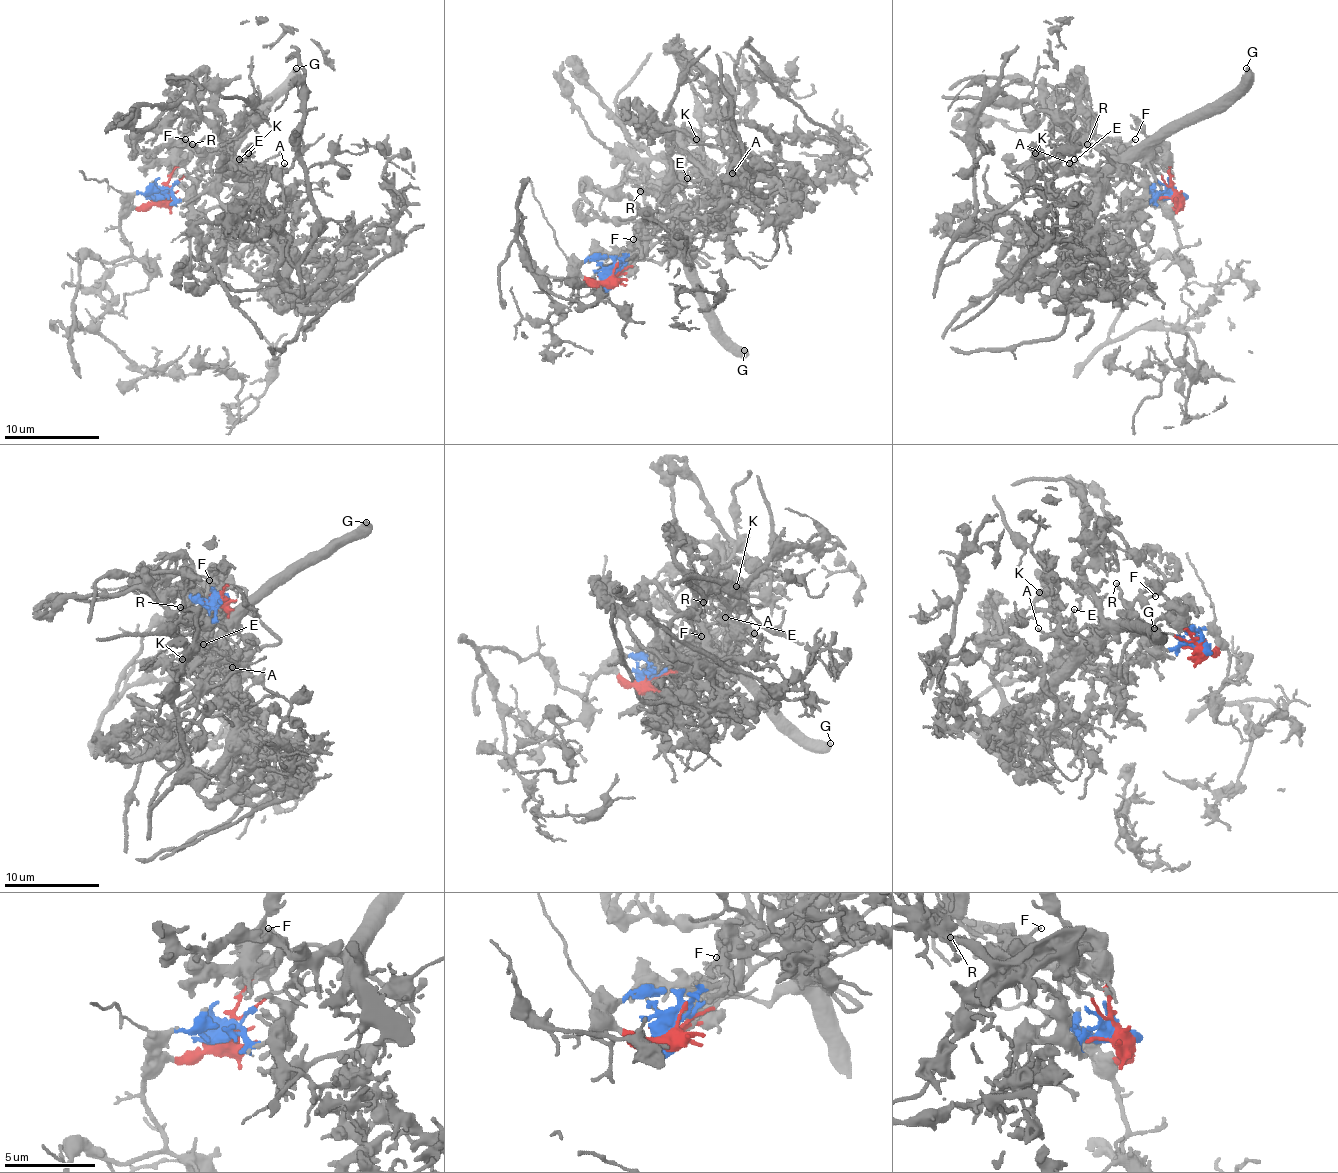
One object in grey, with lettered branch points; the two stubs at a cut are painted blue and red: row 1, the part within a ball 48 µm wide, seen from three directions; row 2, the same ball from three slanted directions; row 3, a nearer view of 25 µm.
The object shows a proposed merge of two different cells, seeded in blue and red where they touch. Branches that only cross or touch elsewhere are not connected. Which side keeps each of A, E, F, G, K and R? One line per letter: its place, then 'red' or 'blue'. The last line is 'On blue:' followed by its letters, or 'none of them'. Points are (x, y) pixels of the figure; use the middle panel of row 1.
A: (732, 173) | blue
E: (687, 178) | blue
F: (633, 239) | blue
G: (744, 350) | blue
K: (696, 139) | blue
R: (640, 191) | blue
On blue: A, E, F, G, K, R

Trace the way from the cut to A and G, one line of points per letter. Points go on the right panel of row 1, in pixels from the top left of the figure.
A: (1174, 193), (1162, 191), (1152, 198), (1150, 182), (1126, 162), (1126, 153), (1076, 170), (1069, 162)
G: (1174, 193), (1152, 198), (1150, 182), (1126, 162), (1126, 153), (1150, 151), (1202, 120), (1245, 67)

